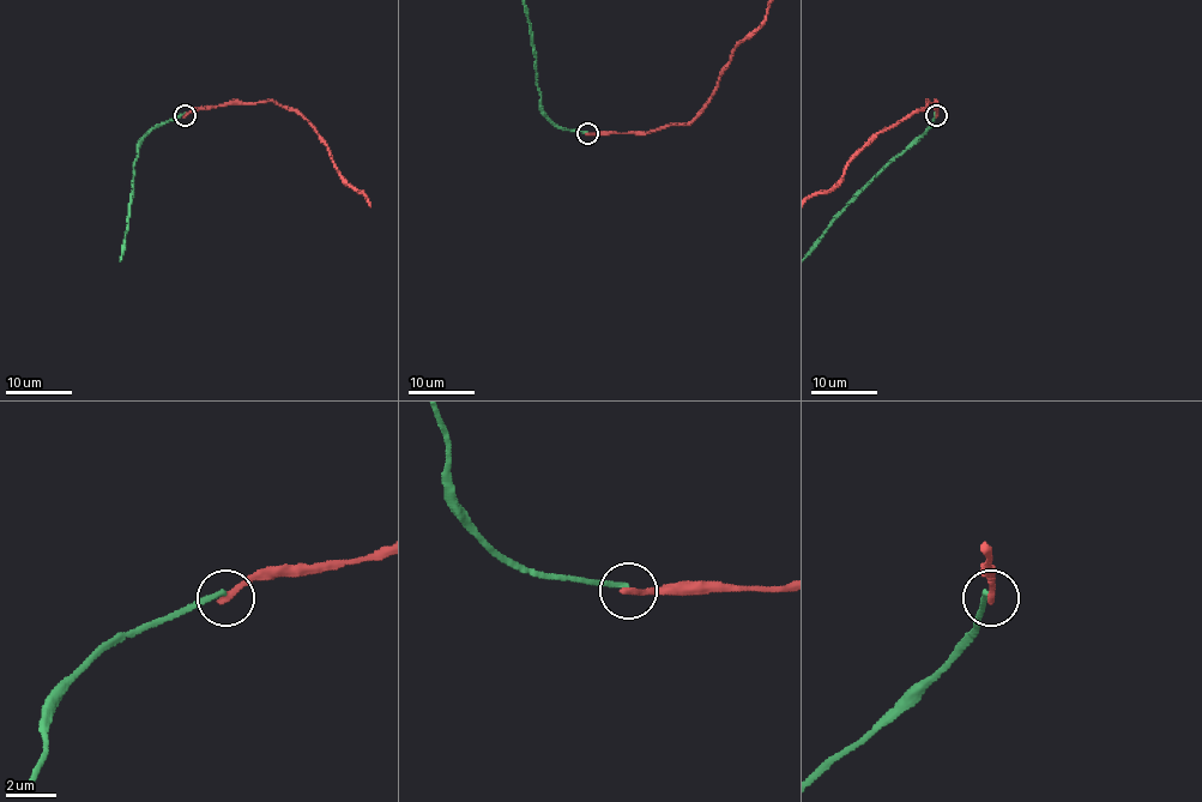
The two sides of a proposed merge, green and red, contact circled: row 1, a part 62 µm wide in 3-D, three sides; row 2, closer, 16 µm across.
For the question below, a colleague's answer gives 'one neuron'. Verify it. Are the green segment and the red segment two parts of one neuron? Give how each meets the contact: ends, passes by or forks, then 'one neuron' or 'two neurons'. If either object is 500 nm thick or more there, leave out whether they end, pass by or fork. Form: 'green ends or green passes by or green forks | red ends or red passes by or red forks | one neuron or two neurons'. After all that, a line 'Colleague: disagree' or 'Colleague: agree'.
green ends | red ends | two neurons
Colleague: disagree

